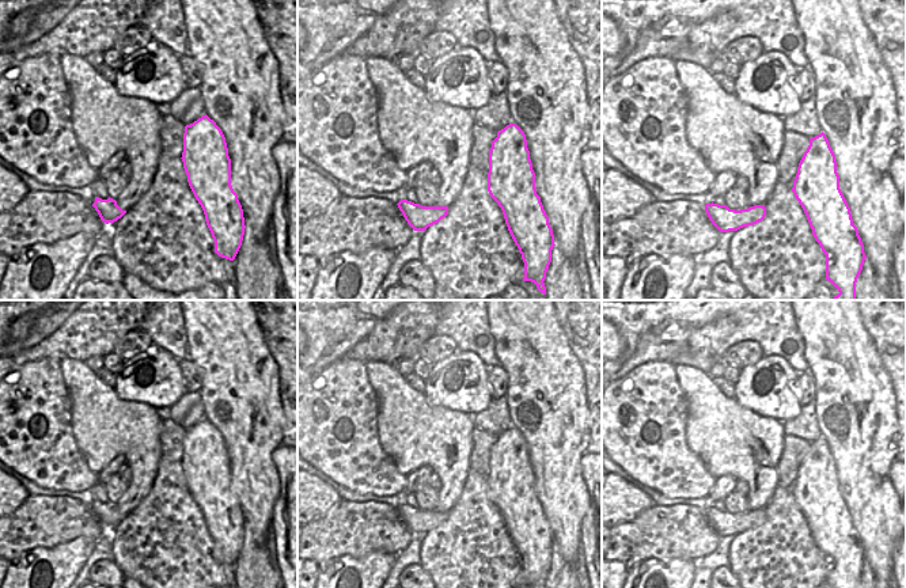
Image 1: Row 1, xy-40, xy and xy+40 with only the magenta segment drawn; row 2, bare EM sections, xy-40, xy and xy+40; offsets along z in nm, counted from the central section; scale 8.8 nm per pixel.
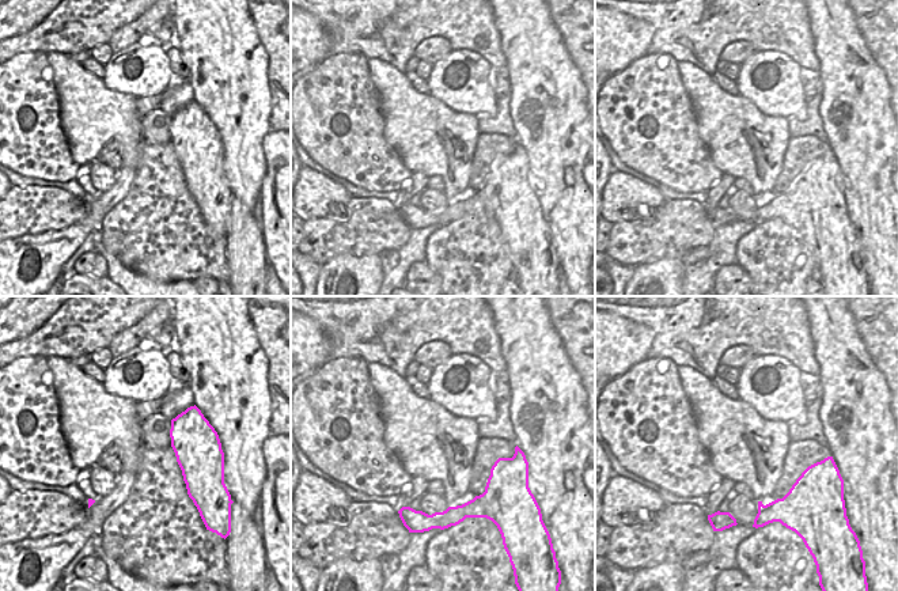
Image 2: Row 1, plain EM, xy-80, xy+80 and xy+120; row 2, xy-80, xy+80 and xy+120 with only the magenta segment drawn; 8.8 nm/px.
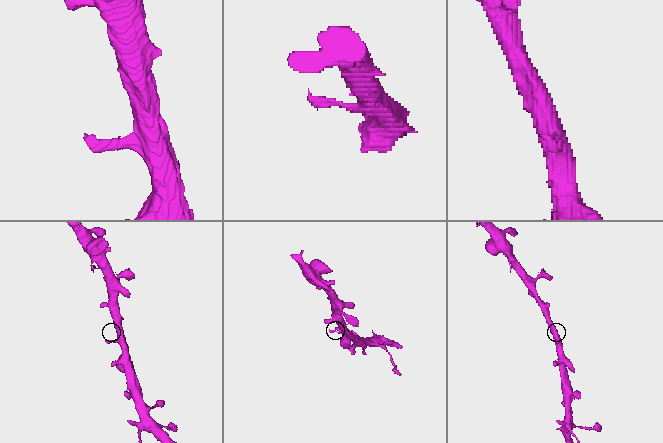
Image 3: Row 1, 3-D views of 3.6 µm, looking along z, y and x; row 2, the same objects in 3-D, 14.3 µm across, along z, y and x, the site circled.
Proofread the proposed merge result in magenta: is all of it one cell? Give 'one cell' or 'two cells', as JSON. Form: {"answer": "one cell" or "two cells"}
{"answer": "one cell"}

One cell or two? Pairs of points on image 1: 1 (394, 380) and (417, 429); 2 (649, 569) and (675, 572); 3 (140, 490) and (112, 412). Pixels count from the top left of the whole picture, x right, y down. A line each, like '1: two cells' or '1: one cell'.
1: one cell
2: one cell
3: one cell

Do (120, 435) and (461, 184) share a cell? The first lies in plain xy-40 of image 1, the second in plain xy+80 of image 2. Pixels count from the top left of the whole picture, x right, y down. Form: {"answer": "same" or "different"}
{"answer": "same"}

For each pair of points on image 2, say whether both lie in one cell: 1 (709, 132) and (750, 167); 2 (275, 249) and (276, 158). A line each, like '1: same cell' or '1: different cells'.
1: same cell
2: same cell

